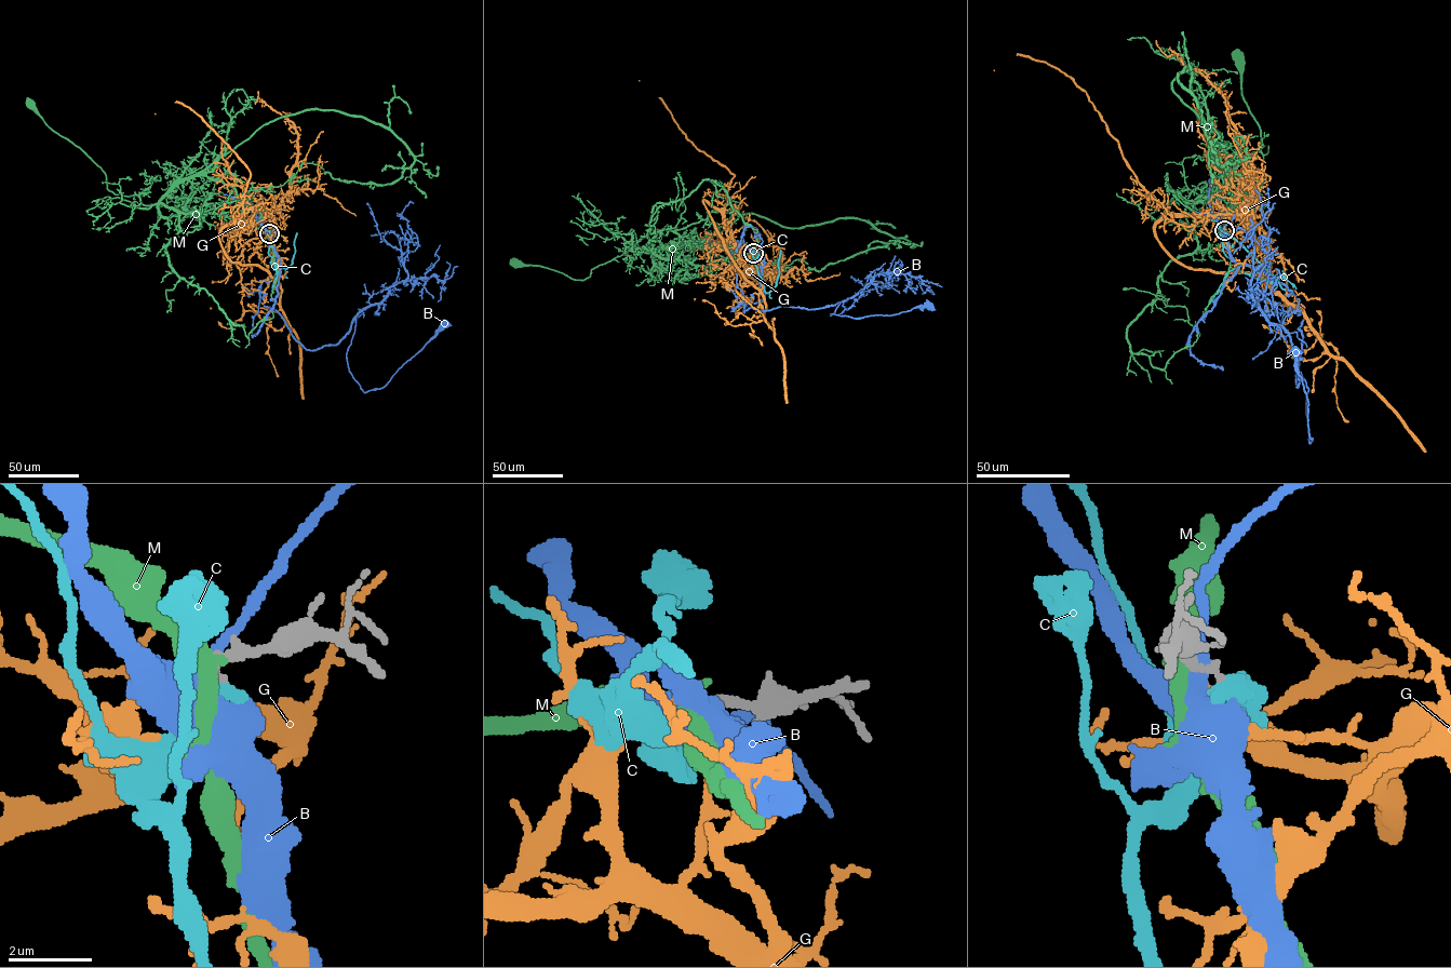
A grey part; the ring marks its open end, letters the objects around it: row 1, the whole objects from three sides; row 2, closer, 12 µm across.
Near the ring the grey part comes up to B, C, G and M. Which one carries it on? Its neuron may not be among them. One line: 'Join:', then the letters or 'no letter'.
Join: G

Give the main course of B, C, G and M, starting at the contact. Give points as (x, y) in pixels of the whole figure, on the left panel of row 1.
B: (270, 233), (280, 274), (259, 300), (311, 350), (355, 319), (347, 363), (364, 392), (444, 326)
C: (270, 233), (268, 253), (271, 263), (280, 272), (292, 264), (296, 232)
G: (269, 233), (274, 231), (264, 224), (241, 220), (250, 173), (214, 131), (184, 104), (155, 113)
M: (270, 233), (225, 215), (163, 216), (157, 204), (115, 195), (105, 172), (30, 103)

